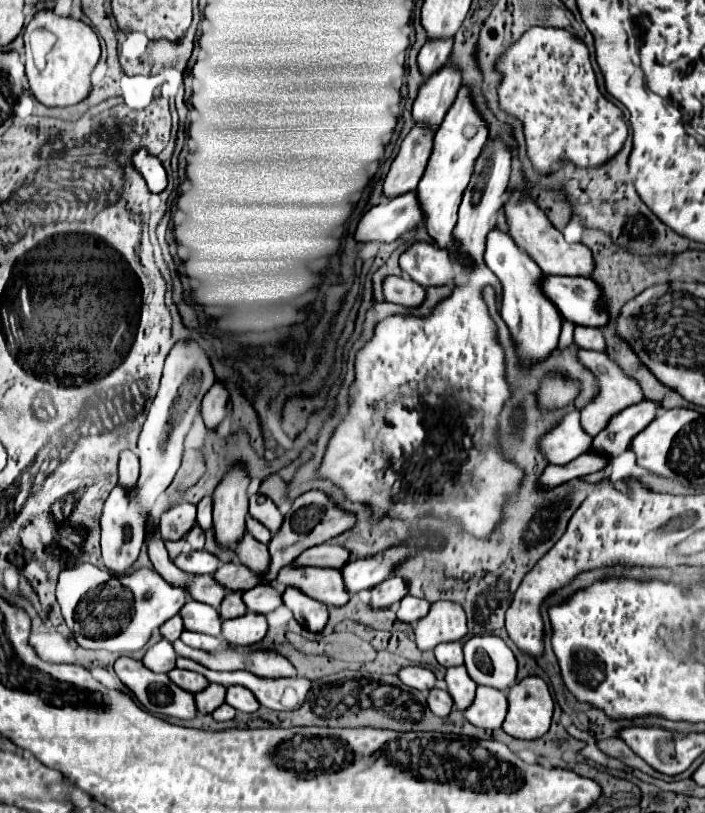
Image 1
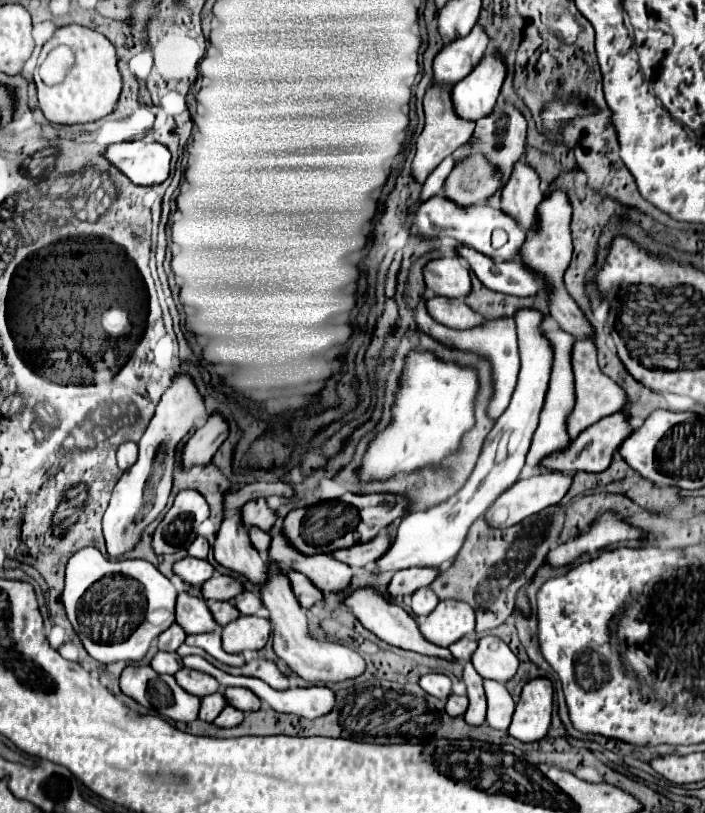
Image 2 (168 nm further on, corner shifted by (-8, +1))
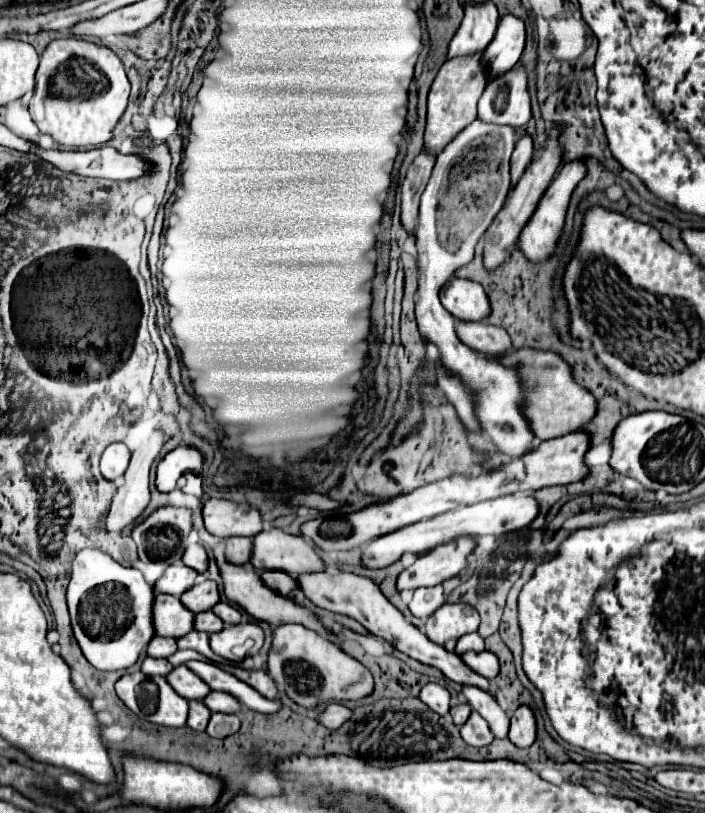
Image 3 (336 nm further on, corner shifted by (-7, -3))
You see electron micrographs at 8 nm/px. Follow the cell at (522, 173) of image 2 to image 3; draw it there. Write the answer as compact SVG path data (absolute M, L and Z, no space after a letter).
M523 135L511 155L511 189L519 183L519 177L529 169L531 157L533 157L533 139L529 135Z

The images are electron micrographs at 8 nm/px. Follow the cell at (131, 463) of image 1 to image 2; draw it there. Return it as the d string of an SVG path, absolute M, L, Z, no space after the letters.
M128 441L128 443L122 443L116 451L116 461L118 461L118 467L124 471L128 465L134 465L134 459L138 459L138 445Z

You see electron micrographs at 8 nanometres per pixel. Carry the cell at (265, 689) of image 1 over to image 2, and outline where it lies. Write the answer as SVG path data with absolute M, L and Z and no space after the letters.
M188 655L182 661L184 661L184 667L188 667L188 669L196 669L196 671L202 671L202 673L208 673L208 675L216 677L222 687L246 687L246 689L250 689L254 695L258 695L260 701L268 703L278 713L294 713L294 715L300 715L300 717L306 717L306 719L316 719L316 717L328 715L334 709L334 705L336 705L336 697L334 697L334 693L328 687L306 687L306 689L296 687L296 689L276 691L270 685L266 685L266 683L262 683L262 681L258 681L254 677L236 677L236 675L230 675L230 673L214 667L212 663L208 663L204 657L198 657L198 655Z

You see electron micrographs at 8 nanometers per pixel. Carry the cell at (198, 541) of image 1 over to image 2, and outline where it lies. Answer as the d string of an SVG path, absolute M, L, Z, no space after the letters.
M198 537L190 547L188 547L188 555L190 557L196 557L196 559L206 559L208 557L208 551L210 551L210 545L204 537Z

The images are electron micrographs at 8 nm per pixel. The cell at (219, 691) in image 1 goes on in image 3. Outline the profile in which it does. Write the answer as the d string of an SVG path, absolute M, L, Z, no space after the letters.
M189 701L187 725L191 729L207 729L209 719L211 719L211 711L209 711L209 707L205 707L203 701Z

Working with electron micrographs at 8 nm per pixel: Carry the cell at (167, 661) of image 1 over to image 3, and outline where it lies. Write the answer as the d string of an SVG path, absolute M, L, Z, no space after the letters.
M147 657L141 667L141 671L145 675L163 675L163 677L169 675L171 669L173 669L173 665L167 659L153 659L153 657Z

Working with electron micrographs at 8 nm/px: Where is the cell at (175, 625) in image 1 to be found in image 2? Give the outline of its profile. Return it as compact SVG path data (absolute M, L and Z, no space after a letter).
M176 623L170 625L166 631L162 631L162 635L158 635L158 649L160 651L176 651L186 639L186 633L182 631L182 627L178 627Z

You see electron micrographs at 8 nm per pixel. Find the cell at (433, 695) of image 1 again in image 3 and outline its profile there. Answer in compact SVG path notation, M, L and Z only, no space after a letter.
M455 705L451 707L451 717L455 721L455 725L463 725L467 719L469 719L469 713L471 713L471 707L469 705Z

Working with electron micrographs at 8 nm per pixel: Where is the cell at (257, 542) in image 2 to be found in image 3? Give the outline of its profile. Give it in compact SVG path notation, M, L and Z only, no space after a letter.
M229 537L225 557L231 563L247 563L249 555L253 555L253 539L251 537Z

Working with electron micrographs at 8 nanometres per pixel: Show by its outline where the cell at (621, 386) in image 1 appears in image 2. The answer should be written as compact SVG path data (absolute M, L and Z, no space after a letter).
M576 339L574 341L574 345L572 345L572 371L574 371L576 401L574 401L574 409L568 415L566 431L568 431L570 439L576 439L580 435L580 431L594 425L602 417L618 413L620 407L624 405L624 391L620 385L616 385L610 377L606 377L600 371L598 363L596 363L596 347L588 339Z

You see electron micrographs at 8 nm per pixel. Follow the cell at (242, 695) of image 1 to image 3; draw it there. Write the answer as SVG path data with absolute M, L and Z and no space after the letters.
M211 691L203 701L211 711L219 711L219 713L237 713L243 709L243 705L237 703L237 699L233 699L233 695L229 693Z

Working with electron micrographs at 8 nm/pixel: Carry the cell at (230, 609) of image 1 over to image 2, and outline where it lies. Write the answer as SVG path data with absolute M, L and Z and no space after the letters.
M214 601L214 603L208 605L208 609L210 609L214 621L216 621L220 627L224 627L224 625L228 625L230 621L234 621L234 619L240 617L238 611L234 611L234 605L230 605L230 601Z

